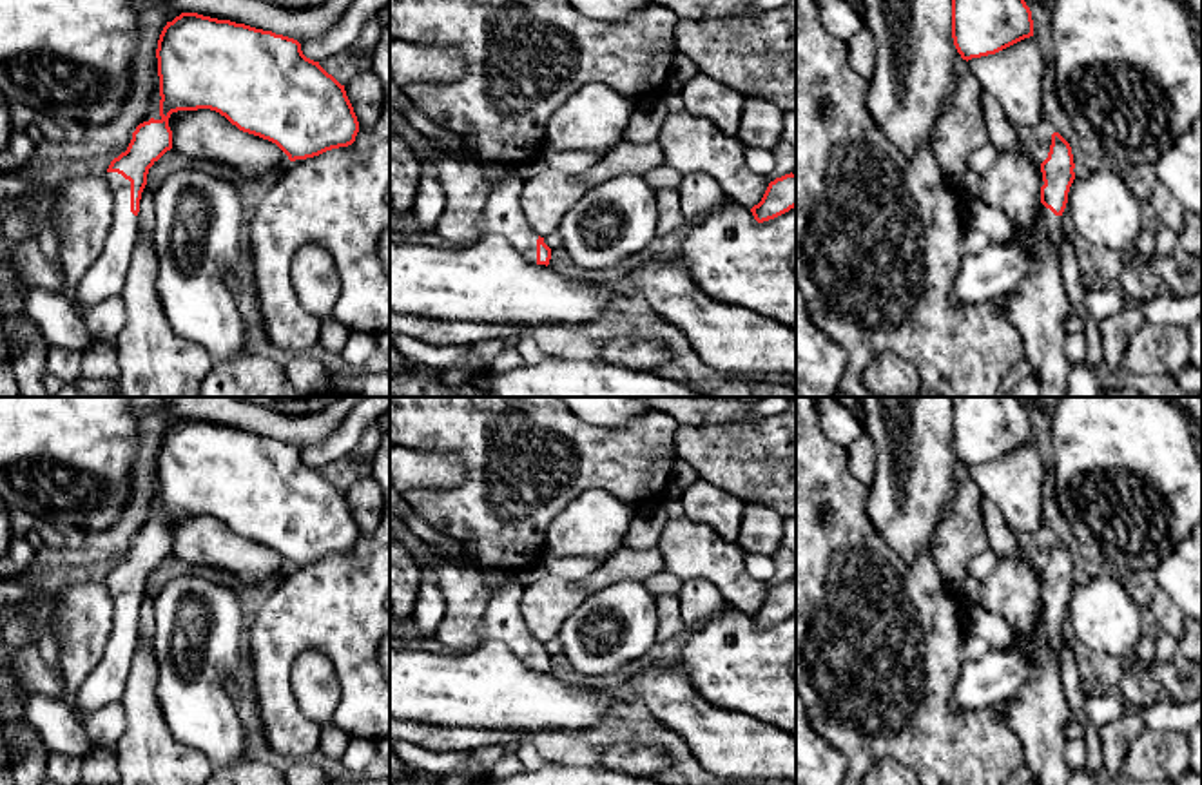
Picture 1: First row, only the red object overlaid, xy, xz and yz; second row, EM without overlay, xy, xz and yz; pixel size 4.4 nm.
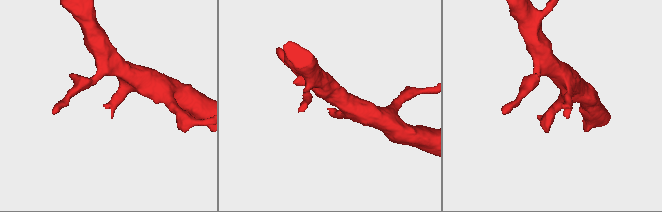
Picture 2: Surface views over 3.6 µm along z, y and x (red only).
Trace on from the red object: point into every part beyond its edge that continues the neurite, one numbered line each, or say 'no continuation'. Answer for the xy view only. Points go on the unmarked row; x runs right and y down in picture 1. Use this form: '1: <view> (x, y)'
1: xy (106, 684)

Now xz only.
1: xz (503, 620)

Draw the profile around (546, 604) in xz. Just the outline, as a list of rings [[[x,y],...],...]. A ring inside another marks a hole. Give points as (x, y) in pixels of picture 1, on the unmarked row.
[[[544,575],[535,584],[524,586],[520,613],[529,633],[546,644],[558,636],[564,622],[589,595],[591,591],[573,580]]]

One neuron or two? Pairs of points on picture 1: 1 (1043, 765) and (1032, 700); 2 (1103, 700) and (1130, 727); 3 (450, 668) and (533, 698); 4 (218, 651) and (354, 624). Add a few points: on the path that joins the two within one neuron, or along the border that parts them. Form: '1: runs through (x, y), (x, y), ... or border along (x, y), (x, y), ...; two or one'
1: runs through (1043, 749), (1037, 717); one
2: border along (1148, 726), (1134, 709), (1126, 709), (1099, 727); two
3: runs through (470, 688), (495, 689), (513, 697); one
4: border along (247, 624), (243, 640); two

